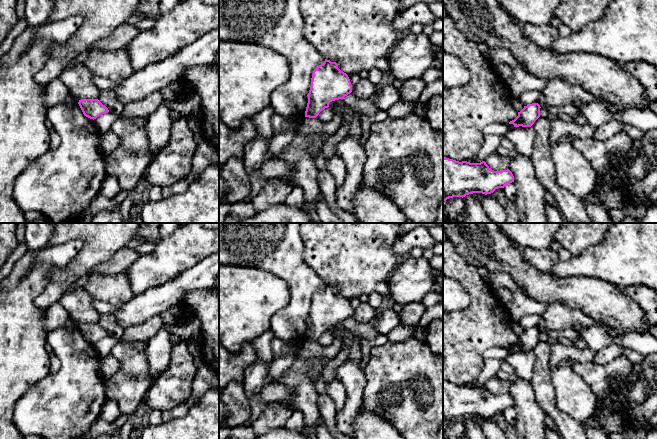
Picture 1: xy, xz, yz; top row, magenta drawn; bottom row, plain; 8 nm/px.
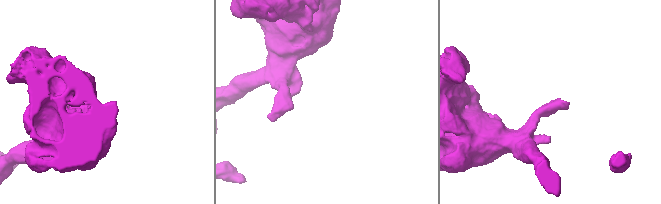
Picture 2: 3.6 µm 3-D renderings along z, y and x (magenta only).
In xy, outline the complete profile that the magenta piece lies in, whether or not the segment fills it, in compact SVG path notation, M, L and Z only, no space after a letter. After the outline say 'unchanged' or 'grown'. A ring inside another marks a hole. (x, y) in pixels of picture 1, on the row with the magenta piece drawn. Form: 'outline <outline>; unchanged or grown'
outline M81 99L78 102L83 114L90 118L96 119L102 114L108 113L108 108L103 105L98 99Z; unchanged

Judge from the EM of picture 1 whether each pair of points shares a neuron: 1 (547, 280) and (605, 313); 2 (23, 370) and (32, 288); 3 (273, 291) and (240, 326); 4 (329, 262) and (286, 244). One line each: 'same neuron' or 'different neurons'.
1: same neuron
2: same neuron
3: same neuron
4: different neurons

